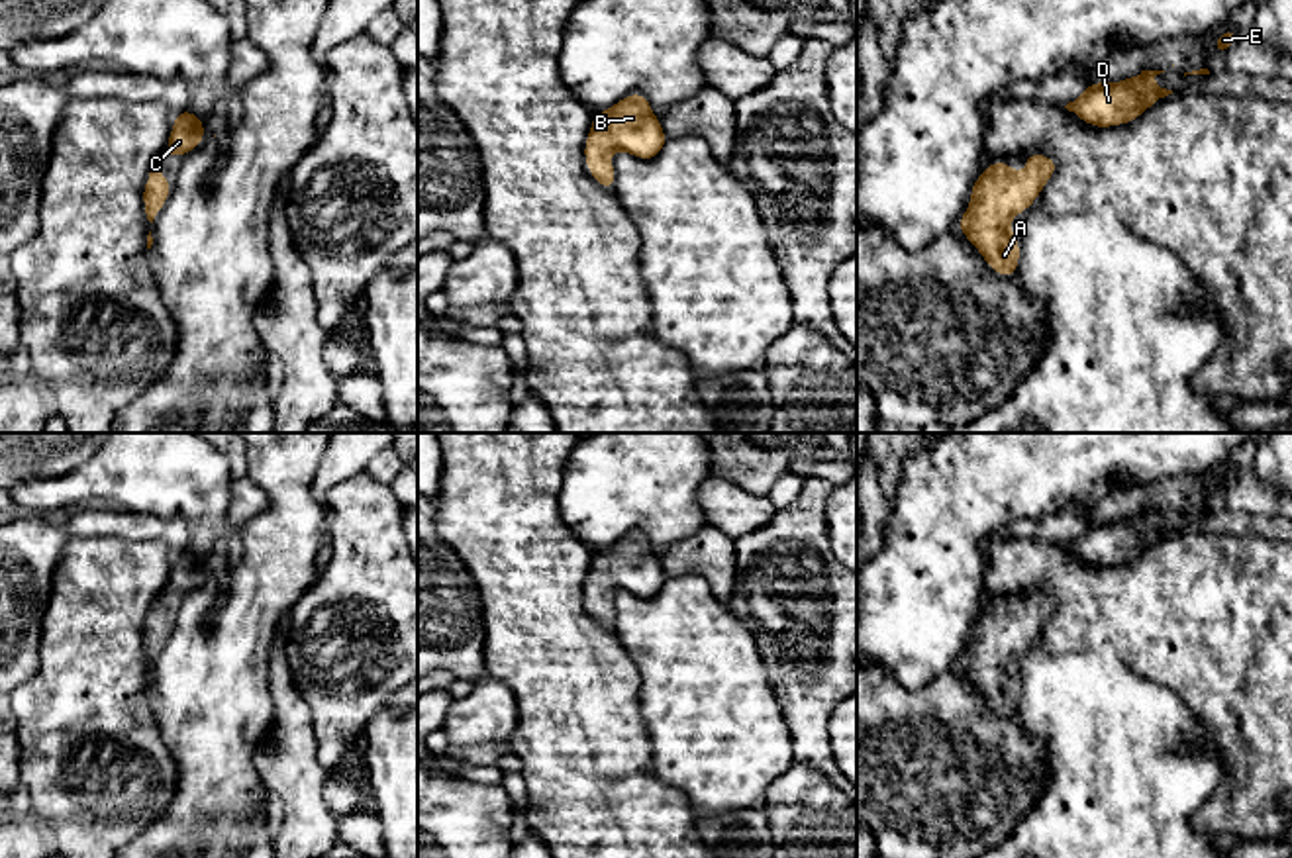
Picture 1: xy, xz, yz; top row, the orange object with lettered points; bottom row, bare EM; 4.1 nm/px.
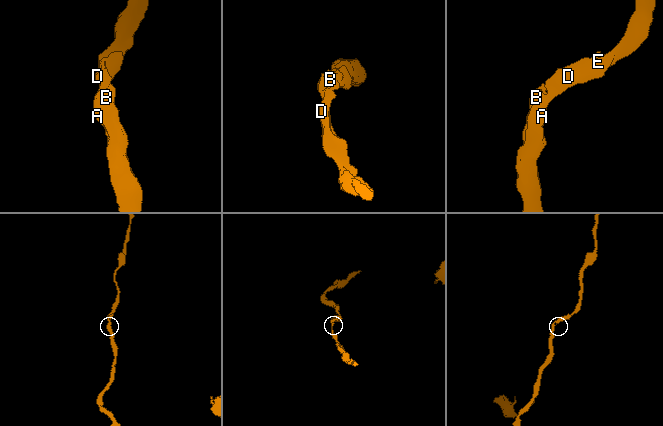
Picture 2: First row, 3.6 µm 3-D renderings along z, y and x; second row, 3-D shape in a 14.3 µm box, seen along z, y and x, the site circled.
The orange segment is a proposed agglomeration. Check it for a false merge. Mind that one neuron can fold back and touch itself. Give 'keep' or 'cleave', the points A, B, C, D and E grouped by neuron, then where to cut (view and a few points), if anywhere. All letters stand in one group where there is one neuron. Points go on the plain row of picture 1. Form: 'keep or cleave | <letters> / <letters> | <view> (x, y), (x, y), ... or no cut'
keep | A B C D E | no cut

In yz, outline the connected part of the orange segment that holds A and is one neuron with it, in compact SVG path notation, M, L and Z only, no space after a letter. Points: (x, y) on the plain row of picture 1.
M1031 592L1025 596L1021 613L1016 613L1006 599L996 599L972 623L970 643L957 666L984 695L992 711L1018 713L1019 680L1010 670L1010 660L1031 646L1057 607L1055 597Z

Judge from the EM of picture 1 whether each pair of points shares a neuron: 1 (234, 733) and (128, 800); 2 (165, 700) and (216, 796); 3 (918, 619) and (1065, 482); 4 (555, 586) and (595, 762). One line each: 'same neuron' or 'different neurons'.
1: different neurons
2: same neuron
3: same neuron
4: same neuron

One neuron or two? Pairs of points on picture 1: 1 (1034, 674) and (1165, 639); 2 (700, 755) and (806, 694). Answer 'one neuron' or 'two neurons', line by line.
1: two neurons
2: two neurons

